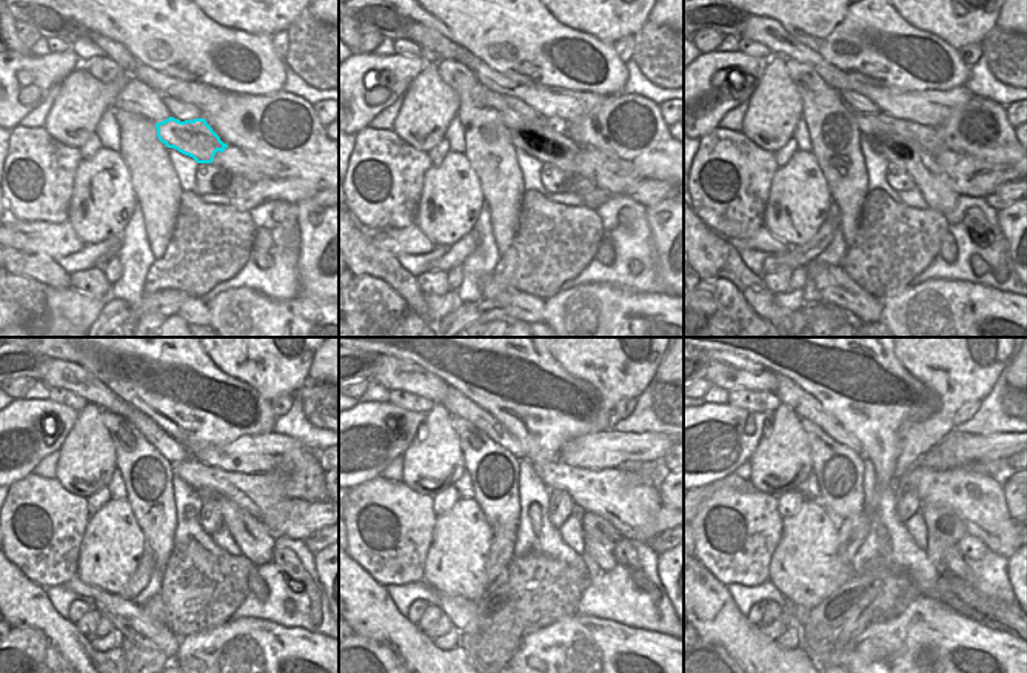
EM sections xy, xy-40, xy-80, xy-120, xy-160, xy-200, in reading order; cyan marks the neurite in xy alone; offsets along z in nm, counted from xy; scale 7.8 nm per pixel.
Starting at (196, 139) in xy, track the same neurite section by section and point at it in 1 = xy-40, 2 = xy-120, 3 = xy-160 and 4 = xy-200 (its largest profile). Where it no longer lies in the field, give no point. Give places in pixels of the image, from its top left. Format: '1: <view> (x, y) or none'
1: xy-40 (545, 143)
2: xy-120 (254, 541)
3: xy-160 (601, 550)
4: xy-200 (955, 564)

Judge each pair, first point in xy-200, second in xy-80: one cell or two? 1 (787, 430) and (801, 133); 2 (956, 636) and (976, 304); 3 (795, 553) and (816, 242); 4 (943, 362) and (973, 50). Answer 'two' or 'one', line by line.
1: two
2: one
3: two
4: two

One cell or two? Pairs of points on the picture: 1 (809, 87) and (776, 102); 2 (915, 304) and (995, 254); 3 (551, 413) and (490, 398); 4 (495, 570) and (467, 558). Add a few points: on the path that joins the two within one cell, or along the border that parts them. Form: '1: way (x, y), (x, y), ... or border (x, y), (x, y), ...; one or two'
1: border (784, 59), (787, 76), (801, 97), (802, 117); two
2: border (919, 284), (929, 279), (966, 279), (990, 287); two
3: way (536, 407), (505, 401); one
4: border (495, 530), (485, 559), (487, 584); two

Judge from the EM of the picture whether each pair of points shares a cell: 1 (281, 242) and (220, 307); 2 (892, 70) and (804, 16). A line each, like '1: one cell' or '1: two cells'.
1: two cells
2: one cell

